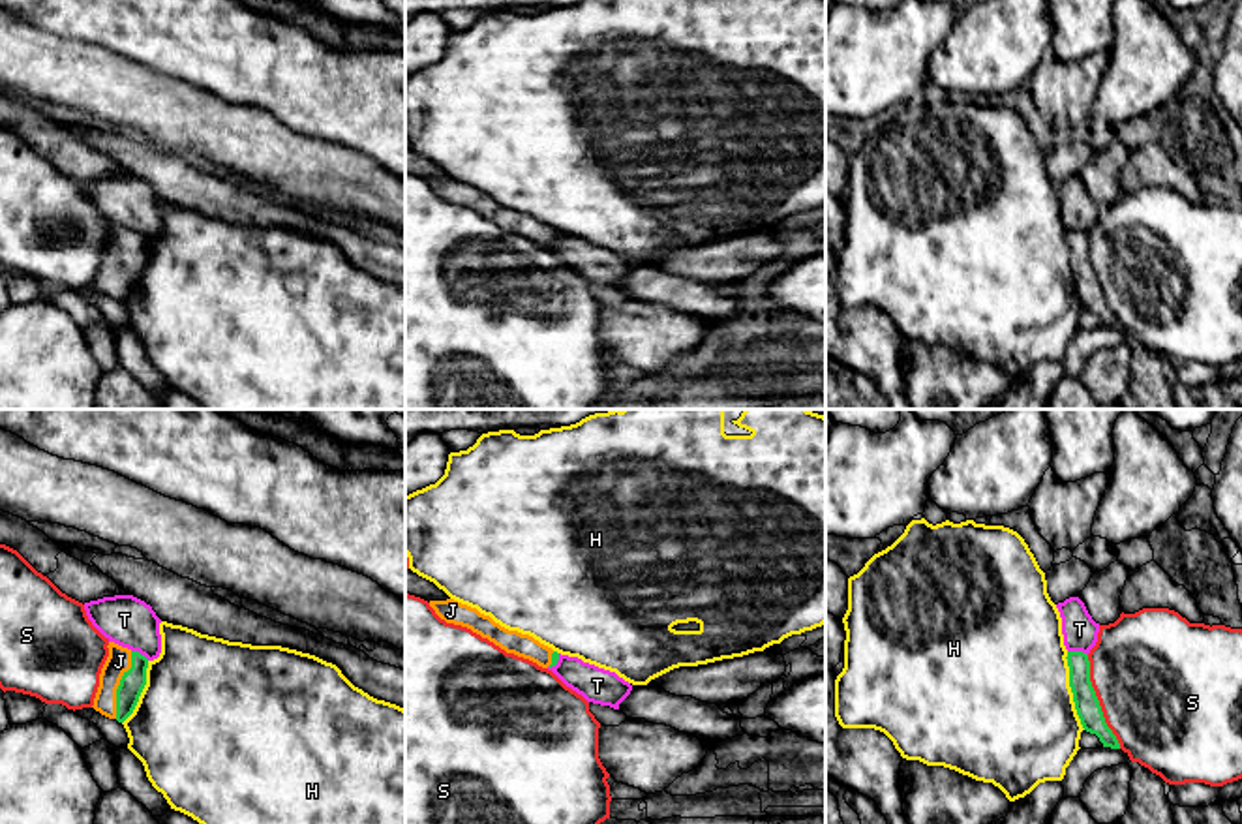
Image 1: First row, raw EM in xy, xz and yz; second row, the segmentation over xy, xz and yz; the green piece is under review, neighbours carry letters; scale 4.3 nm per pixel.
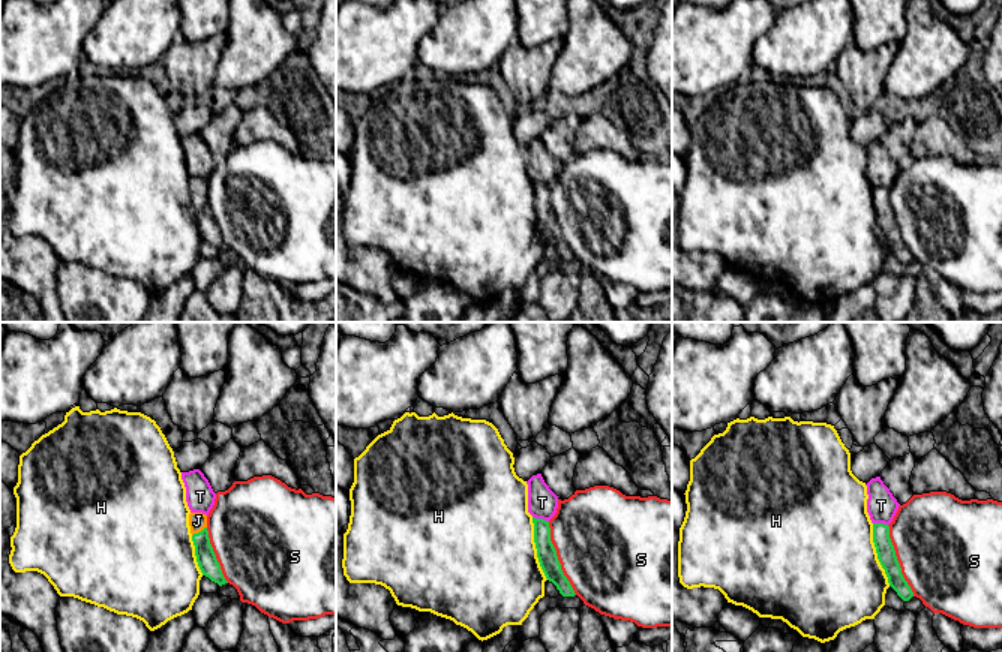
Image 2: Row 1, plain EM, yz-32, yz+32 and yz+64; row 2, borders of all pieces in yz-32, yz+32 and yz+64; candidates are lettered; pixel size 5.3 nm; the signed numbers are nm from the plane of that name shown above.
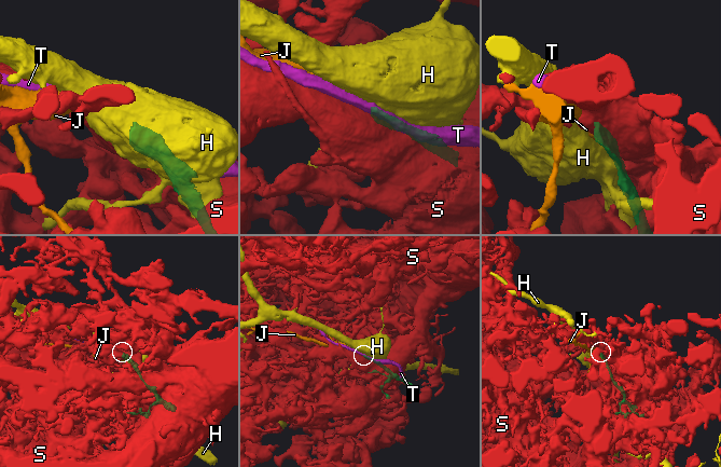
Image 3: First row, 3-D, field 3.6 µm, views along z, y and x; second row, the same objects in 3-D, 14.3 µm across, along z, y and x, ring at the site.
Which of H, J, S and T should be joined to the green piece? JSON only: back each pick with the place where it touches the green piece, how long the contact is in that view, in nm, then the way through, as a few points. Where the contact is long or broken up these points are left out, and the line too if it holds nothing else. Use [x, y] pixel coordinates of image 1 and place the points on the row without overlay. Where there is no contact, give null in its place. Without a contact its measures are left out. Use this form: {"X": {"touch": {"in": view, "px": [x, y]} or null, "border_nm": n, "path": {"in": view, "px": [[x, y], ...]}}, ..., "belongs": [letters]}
{"J": {"touch": {"in": "xy", "px": [119, 265]}, "border_nm": 300, "path": {"in": "xy", "px": [[132, 263], [119, 265], [119, 241]]}}, "belongs": ["J"]}

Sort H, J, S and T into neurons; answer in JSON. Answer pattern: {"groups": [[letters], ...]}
{"groups": [["H"], ["J"], ["S"], ["T"]]}

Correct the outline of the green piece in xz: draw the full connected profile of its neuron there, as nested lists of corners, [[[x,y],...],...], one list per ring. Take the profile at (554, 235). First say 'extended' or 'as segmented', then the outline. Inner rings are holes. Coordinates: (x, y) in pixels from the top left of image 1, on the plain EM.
extended; [[[454,178],[430,180],[430,186],[447,203],[467,206],[482,218],[488,218],[507,233],[529,238],[542,248],[552,248],[559,240],[559,233],[552,227],[540,223],[529,214],[522,214],[518,210],[508,210],[501,206],[490,195],[480,193],[477,188],[462,184]]]

